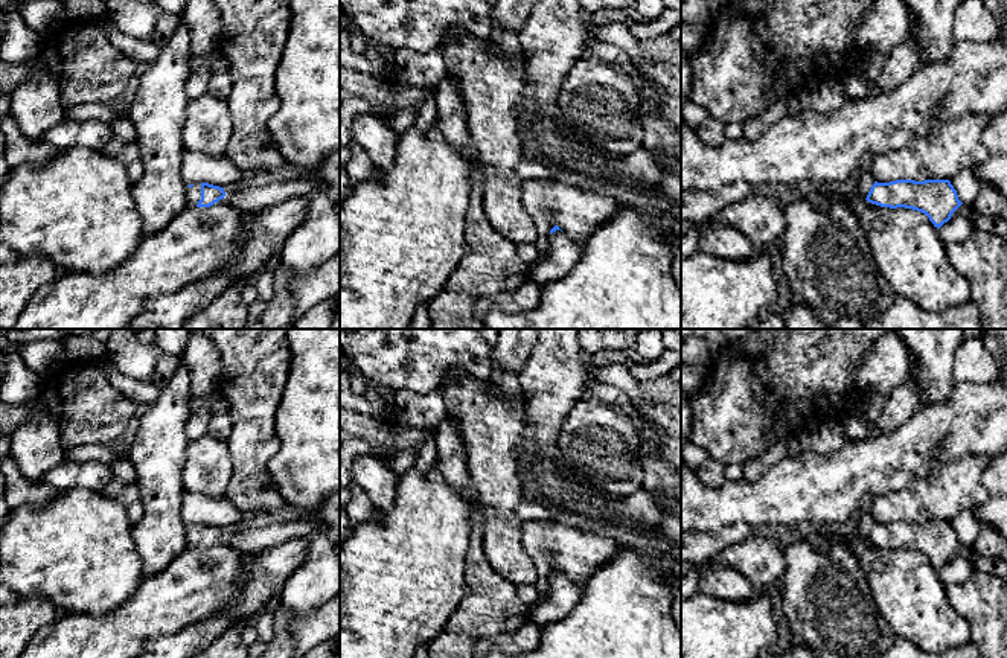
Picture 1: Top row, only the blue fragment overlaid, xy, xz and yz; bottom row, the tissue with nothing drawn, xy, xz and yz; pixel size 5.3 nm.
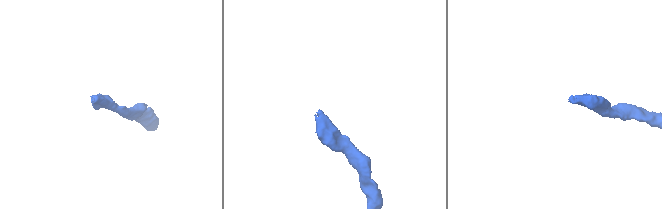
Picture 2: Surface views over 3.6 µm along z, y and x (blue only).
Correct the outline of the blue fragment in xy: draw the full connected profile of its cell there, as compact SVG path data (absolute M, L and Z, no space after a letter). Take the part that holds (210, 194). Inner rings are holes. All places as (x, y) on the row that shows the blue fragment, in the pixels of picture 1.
M197 183L187 186L187 206L189 207L210 207L225 196L225 192L219 186L209 183Z

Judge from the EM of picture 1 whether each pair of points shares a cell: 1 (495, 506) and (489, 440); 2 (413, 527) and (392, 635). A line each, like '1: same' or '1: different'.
1: same
2: same

